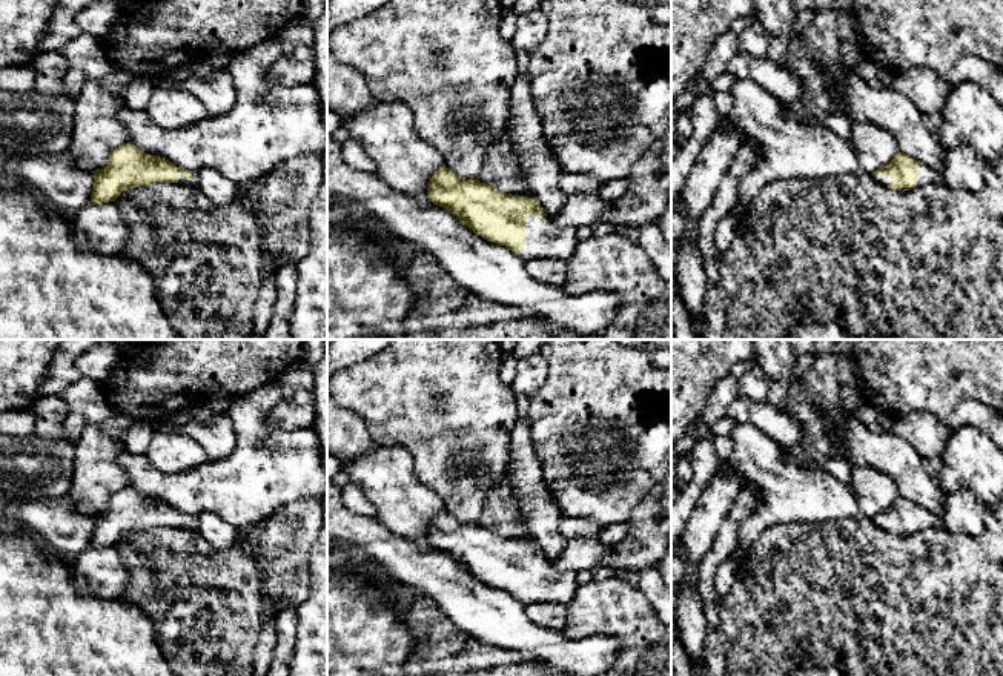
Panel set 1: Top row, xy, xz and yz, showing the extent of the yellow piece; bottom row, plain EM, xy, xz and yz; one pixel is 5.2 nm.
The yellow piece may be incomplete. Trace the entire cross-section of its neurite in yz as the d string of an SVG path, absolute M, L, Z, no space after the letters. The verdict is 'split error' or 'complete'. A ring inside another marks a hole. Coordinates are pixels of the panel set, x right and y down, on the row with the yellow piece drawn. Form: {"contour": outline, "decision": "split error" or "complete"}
{"contour": "M900 151L886 166L880 167L871 175L888 189L899 191L938 183L938 174L934 169L914 158L909 158Z", "decision": "split error"}

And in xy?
{"contour": "M132 141L115 147L108 166L92 171L94 191L91 203L115 201L123 191L155 183L180 183L198 186L194 171L177 167L166 158L141 152Z", "decision": "split error"}

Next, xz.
{"contour": "M444 164L432 175L429 198L487 241L505 246L521 260L567 261L576 249L576 229L551 221L536 198L504 194L479 180L455 175Z", "decision": "split error"}

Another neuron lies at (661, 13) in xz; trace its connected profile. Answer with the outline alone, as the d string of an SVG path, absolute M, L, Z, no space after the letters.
M657 3L651 9L651 20L659 23L659 25L670 25L671 23L671 5Z

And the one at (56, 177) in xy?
M68 151L18 158L15 177L63 214L71 215L91 203L94 174L78 169Z

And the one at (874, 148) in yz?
M868 121L852 123L849 141L862 171L868 174L886 166L899 152L894 137Z

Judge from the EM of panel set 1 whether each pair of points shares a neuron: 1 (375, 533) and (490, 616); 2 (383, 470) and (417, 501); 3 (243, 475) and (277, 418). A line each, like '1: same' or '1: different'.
1: same
2: same
3: different

